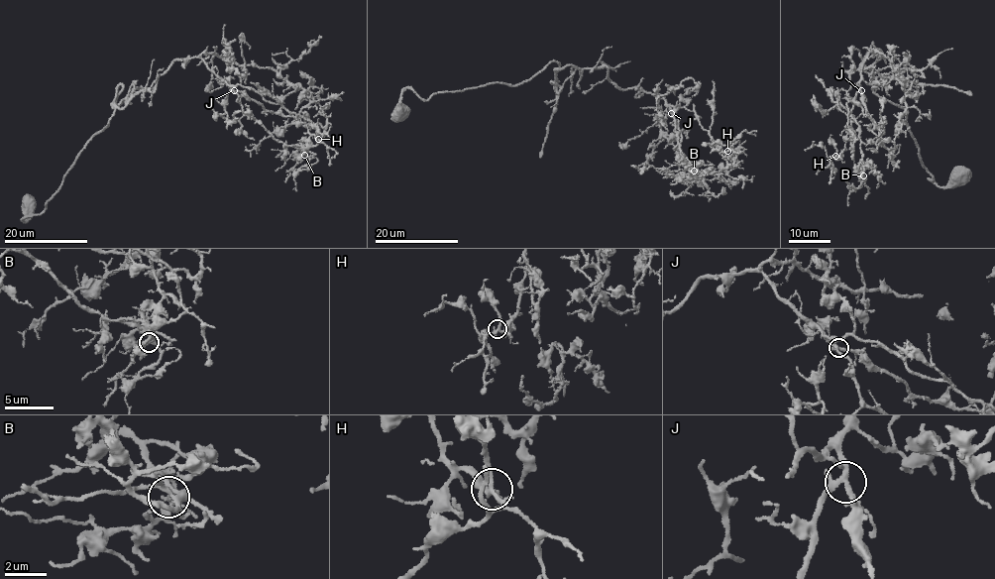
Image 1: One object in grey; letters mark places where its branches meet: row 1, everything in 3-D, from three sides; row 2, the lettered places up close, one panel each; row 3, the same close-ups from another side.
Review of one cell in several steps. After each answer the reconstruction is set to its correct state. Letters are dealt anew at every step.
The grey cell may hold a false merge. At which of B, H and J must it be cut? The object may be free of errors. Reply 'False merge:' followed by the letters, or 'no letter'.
False merge: no letter

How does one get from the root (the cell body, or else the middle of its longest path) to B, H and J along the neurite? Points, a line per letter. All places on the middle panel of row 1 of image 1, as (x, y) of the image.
B: (399, 113), (407, 88), (425, 100), (517, 85), (554, 61), (606, 66), (622, 89), (664, 97), (694, 171)
H: (399, 113), (407, 88), (425, 100), (517, 85), (554, 61), (605, 65), (622, 89), (694, 111), (727, 151)
J: (399, 113), (407, 88), (425, 100), (517, 85), (554, 61), (606, 66), (610, 81), (663, 96), (671, 113)

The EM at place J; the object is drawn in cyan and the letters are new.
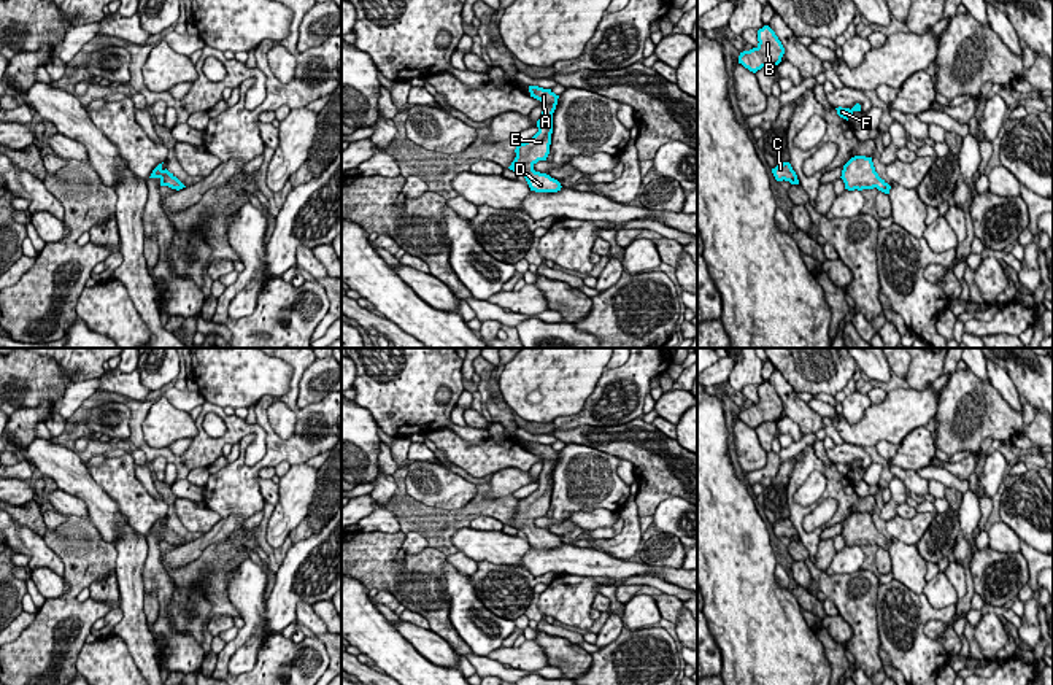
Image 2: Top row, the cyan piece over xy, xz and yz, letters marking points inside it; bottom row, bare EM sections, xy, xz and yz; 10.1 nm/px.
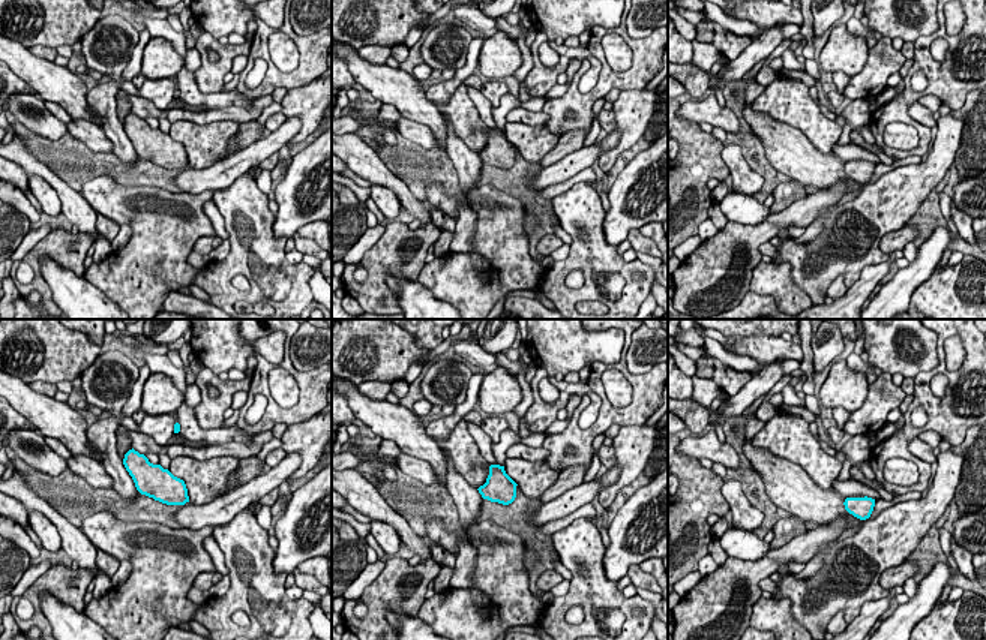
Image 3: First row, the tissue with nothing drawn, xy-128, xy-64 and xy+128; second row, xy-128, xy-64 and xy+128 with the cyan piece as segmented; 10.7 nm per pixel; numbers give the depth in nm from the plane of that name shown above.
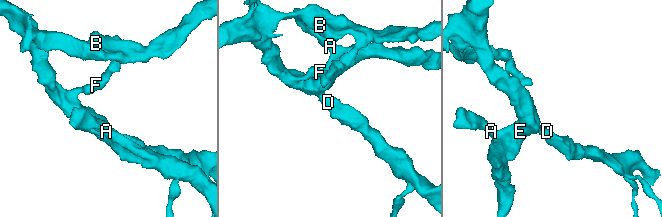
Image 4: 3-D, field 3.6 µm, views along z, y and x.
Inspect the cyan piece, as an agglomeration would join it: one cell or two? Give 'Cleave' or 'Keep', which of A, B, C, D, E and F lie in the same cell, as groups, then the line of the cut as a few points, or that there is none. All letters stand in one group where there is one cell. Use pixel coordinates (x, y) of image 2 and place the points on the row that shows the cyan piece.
Keep. Groups: A B C D E F. No split

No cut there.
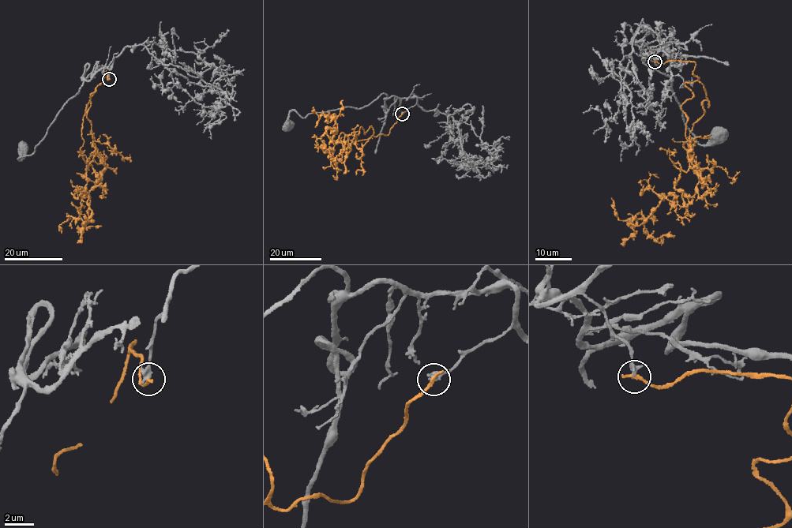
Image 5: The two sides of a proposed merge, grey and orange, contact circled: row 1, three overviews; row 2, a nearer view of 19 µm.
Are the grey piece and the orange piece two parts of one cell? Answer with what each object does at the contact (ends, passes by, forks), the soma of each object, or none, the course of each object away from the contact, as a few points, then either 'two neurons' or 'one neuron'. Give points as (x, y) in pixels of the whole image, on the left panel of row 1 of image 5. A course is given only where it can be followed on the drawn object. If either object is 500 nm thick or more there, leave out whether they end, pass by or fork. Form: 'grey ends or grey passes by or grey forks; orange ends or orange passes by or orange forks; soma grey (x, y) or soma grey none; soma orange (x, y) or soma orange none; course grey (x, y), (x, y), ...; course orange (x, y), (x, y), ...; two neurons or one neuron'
grey ends; orange ends; soma grey (23, 148); soma orange none; course grey (108, 79), (113, 64), (111, 68), (101, 68), (85, 80), (61, 109), (35, 151), (20, 160), (22, 150); course orange (108, 79), (87, 115), (105, 191), (87, 193), (88, 221), (68, 216), (61, 233); two neurons

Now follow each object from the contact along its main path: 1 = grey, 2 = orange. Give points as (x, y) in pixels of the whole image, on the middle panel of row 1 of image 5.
1: (402, 113), (418, 98), (388, 98), (384, 93), (357, 109), (305, 117), (294, 110), (287, 125)
2: (402, 113), (387, 135), (360, 127), (350, 150), (346, 136), (342, 154), (335, 119), (312, 111)

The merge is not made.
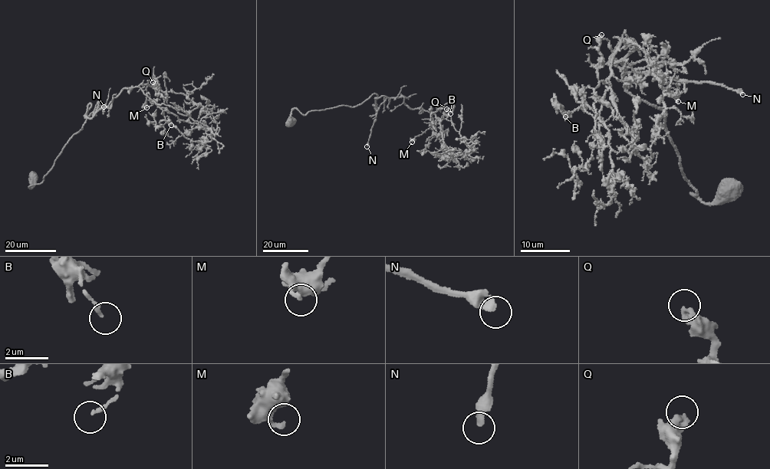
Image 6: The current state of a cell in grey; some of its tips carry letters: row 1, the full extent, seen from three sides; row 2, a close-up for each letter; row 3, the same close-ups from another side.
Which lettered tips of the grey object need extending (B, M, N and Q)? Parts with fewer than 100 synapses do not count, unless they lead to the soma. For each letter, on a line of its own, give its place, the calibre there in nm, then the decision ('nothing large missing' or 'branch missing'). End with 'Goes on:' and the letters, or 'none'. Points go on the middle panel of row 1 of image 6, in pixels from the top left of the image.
B: (450, 113) | 160 nm | nothing large missing
M: (412, 142) | 200 nm | nothing large missing
N: (366, 146) | 340 nm | branch missing
Q: (446, 109) | 400 nm | nothing large missing
Goes on: N

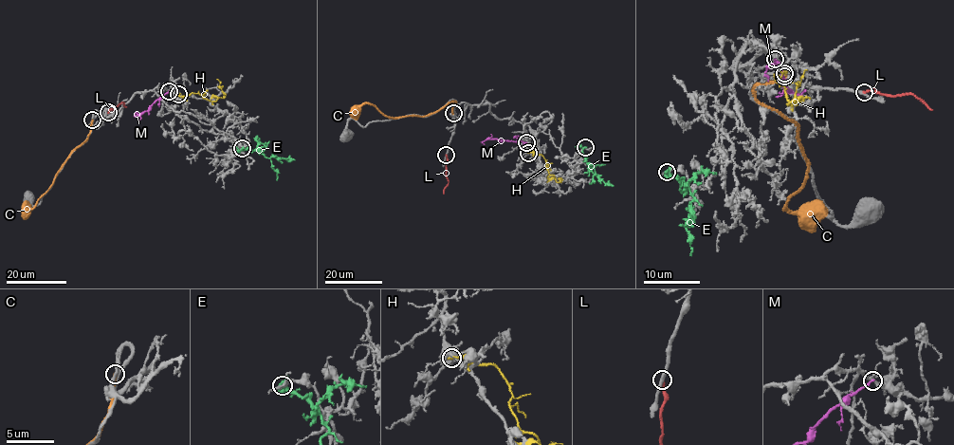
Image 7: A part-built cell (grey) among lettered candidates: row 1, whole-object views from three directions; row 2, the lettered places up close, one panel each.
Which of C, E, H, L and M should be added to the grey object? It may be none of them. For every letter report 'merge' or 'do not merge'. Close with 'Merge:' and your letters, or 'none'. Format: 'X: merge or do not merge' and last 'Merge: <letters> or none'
C: do not merge
E: do not merge
H: do not merge
L: do not merge
M: do not merge
Merge: none

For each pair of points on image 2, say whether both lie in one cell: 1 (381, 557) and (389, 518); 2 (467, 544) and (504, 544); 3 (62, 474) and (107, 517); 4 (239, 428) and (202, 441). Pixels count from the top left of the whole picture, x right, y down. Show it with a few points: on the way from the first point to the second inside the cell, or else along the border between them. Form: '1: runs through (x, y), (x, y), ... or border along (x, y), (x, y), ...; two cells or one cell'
1: border along (358, 530), (399, 531); two cells
2: runs through (477, 544), (494, 544); one cell
3: runs through (75, 480), (99, 504); one cell
4: runs through (229, 437), (212, 442); one cell

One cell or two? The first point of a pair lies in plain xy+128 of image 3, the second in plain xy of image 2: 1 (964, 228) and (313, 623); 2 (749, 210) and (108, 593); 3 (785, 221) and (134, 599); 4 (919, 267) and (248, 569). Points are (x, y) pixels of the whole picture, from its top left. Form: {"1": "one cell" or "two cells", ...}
{"1": "one cell", "2": "two cells", "3": "two cells", "4": "two cells"}

